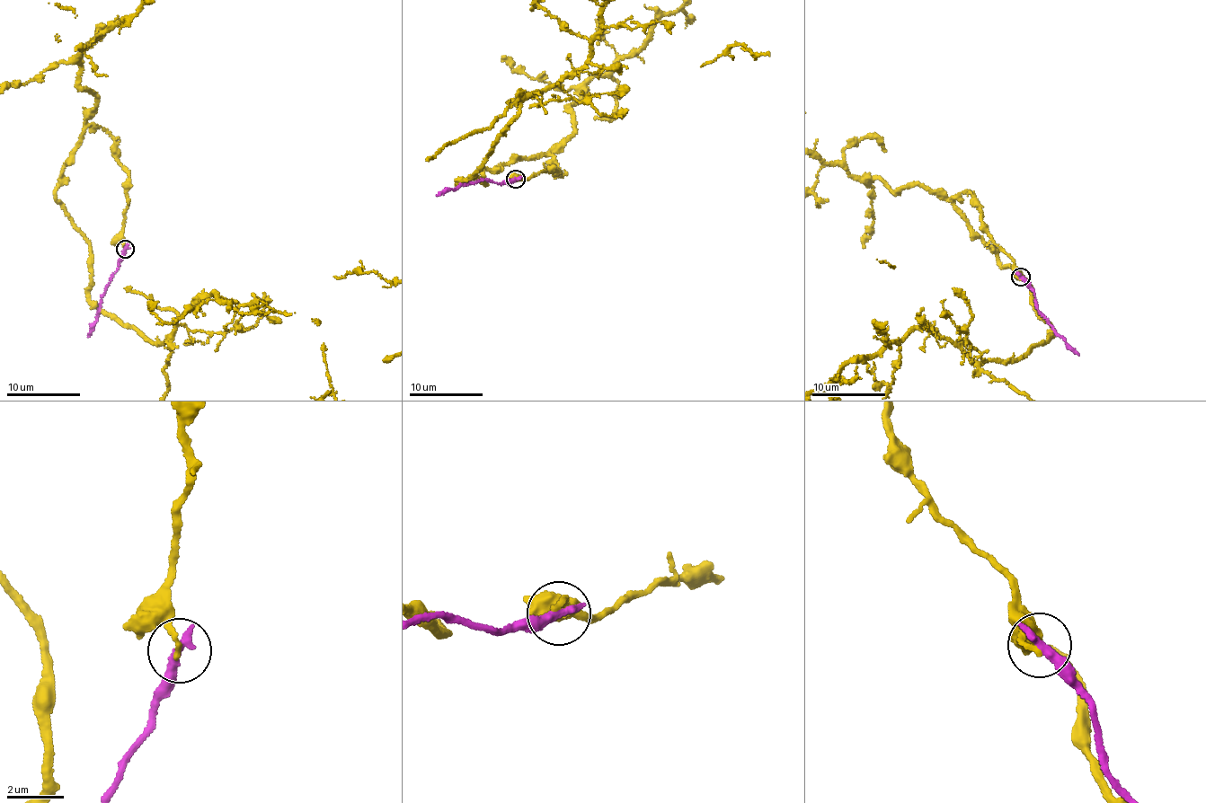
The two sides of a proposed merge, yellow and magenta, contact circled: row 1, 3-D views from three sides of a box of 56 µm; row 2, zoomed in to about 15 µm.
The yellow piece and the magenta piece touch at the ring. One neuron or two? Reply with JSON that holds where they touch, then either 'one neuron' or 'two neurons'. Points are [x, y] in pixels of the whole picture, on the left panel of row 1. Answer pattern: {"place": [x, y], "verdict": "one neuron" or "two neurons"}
{"place": [125, 249], "verdict": "two neurons"}

